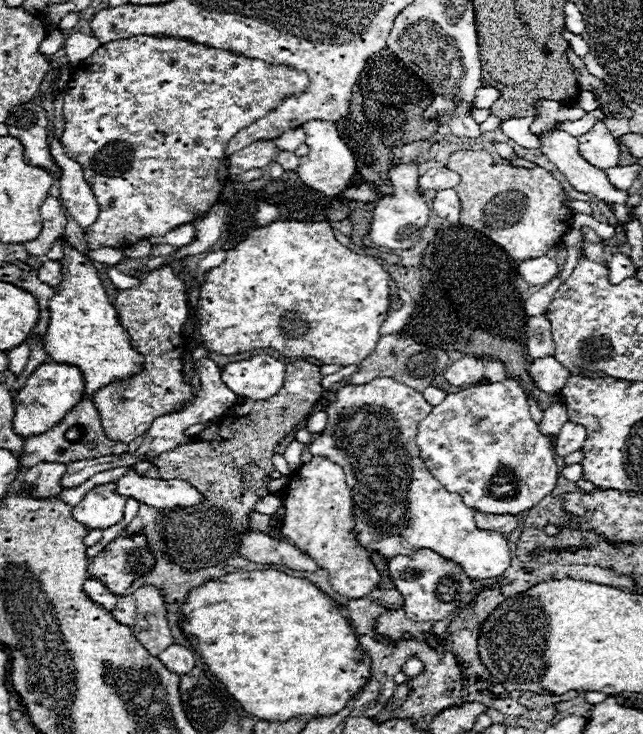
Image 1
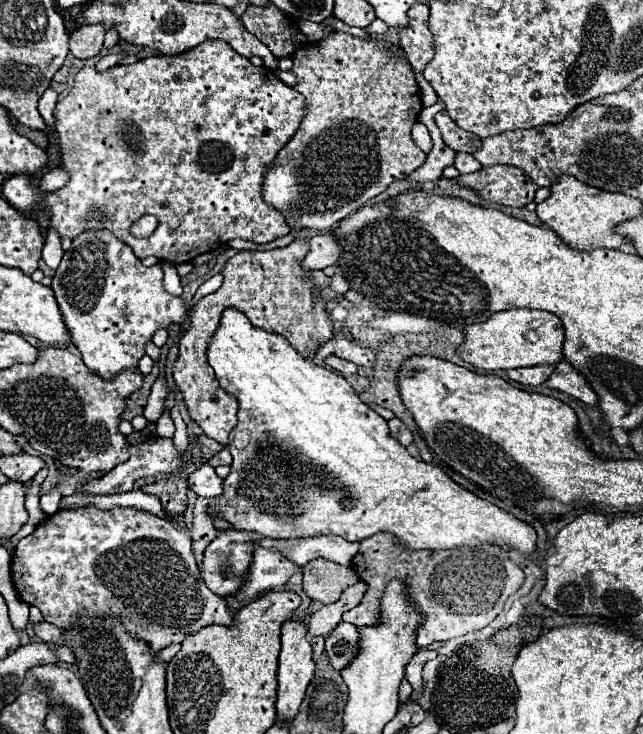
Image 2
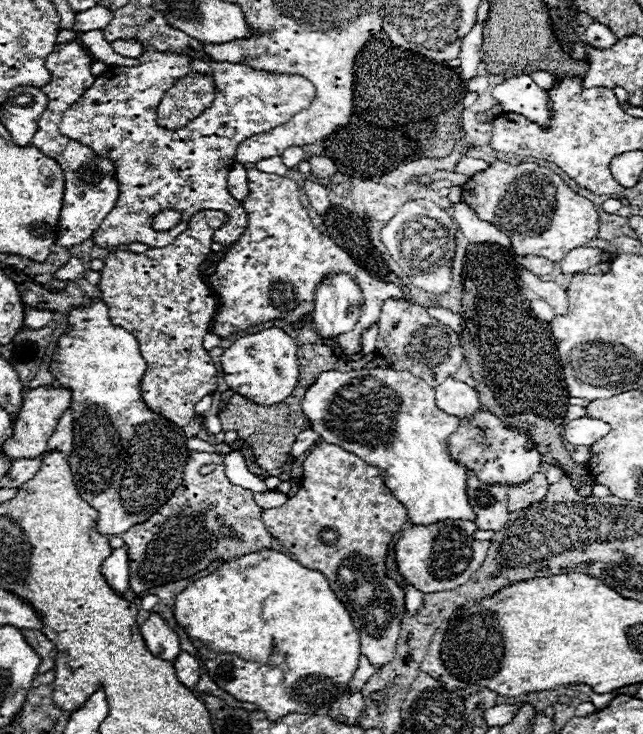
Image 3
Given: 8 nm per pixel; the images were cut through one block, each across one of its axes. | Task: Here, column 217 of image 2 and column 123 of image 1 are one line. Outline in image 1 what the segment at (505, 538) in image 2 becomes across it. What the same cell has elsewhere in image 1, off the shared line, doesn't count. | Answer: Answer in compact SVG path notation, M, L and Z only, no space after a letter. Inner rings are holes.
M68 242L62 246L62 284L50 298L50 324L42 340L44 350L54 362L78 366L84 374L86 396L92 396L98 388L112 382L112 378L128 378L140 370L142 356L130 346L126 330L118 324L118 314L106 298L104 284L94 264ZM102 484L92 488L74 508L72 518L86 528L108 528L122 520L124 496L116 494L116 484Z

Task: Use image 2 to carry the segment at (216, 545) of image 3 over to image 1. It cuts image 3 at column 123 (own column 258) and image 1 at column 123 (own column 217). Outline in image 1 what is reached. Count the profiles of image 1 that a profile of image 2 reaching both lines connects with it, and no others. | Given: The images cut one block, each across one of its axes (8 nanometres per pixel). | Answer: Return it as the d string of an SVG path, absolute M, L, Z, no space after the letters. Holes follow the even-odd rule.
M120 536L90 560L90 578L102 580L110 592L120 596L134 578L154 566L154 556L146 548L146 538Z

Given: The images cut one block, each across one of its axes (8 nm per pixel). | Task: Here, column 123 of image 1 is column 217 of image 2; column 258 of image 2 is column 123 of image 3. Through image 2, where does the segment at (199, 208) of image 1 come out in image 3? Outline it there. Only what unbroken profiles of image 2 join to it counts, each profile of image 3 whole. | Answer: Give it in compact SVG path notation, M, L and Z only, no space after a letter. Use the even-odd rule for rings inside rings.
M144 52L138 60L140 64L136 66L110 66L78 102L68 106L62 118L62 134L86 144L98 156L110 158L116 164L120 198L96 230L94 244L100 248L132 242L142 242L150 248L166 246L186 230L190 218L200 210L226 212L228 220L214 232L212 240L222 246L234 244L248 224L248 214L228 192L226 180L234 166L238 144L288 122L296 112L304 110L314 98L312 82L302 76L256 72L250 66L232 62L190 62L186 56L172 52ZM192 72L214 74L214 102L202 116L180 130L158 126L156 108L162 96L178 78ZM162 210L176 210L182 214L182 220L168 232L154 232L152 216Z

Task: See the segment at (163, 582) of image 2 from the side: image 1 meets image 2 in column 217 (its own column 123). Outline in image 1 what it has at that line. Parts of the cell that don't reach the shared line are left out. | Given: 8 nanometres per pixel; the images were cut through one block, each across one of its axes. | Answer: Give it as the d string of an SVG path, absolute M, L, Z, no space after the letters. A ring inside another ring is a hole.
M152 584L140 586L134 594L118 596L110 614L120 624L132 628L152 656L158 656L162 648L168 648L174 642L164 608L164 596Z

